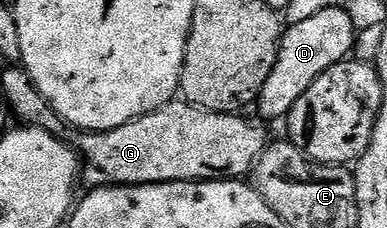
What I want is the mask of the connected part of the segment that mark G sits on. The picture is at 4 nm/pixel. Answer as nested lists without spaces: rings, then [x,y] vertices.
[[[172,99],[162,109],[153,111],[149,115],[139,117],[135,121],[125,123],[116,129],[110,129],[104,133],[89,133],[86,131],[80,132],[79,145],[77,144],[78,152],[81,154],[81,181],[87,187],[102,187],[104,185],[156,185],[157,183],[165,183],[166,181],[237,181],[247,176],[254,170],[255,164],[259,161],[259,156],[269,144],[269,136],[262,129],[264,126],[258,120],[246,121],[246,116],[236,115],[233,113],[214,113],[208,109],[199,109],[195,105],[189,104],[182,99]]]

